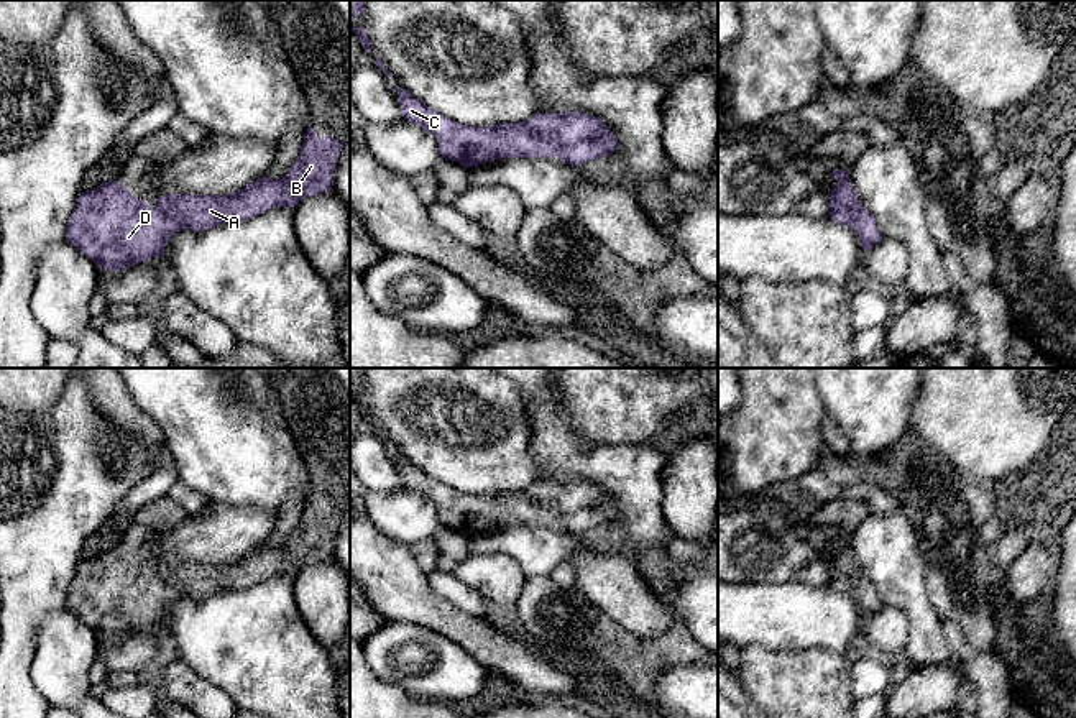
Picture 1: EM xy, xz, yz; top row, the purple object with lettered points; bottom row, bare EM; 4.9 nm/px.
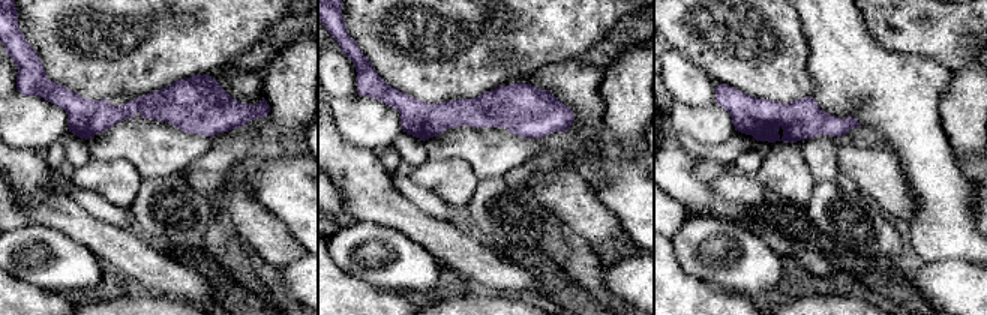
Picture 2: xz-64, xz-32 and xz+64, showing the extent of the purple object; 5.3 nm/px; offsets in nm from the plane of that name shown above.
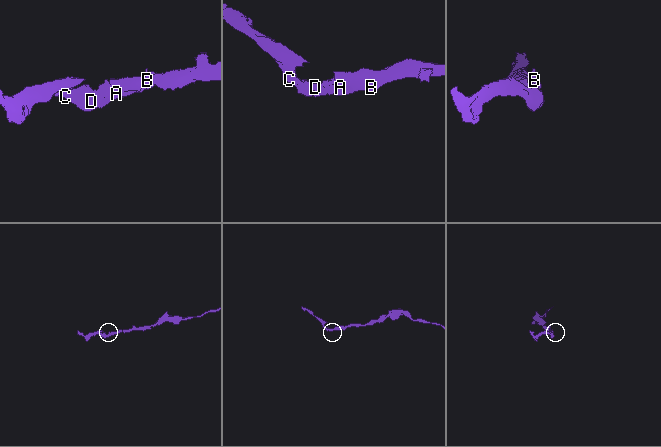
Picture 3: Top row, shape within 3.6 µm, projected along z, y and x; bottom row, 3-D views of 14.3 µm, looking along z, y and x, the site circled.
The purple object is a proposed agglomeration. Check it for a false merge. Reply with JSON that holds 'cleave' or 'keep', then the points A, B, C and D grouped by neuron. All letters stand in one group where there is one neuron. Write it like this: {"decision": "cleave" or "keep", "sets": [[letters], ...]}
{"decision": "keep", "sets": [["A", "B", "C", "D"]]}

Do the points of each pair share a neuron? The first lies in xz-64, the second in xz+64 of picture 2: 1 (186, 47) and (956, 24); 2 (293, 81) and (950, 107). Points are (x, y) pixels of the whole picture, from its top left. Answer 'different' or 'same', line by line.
1: same
2: same

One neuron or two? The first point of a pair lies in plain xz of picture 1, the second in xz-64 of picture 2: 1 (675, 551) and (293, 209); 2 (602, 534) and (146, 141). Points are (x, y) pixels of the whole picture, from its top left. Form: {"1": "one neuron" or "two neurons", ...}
{"1": "two neurons", "2": "two neurons"}

